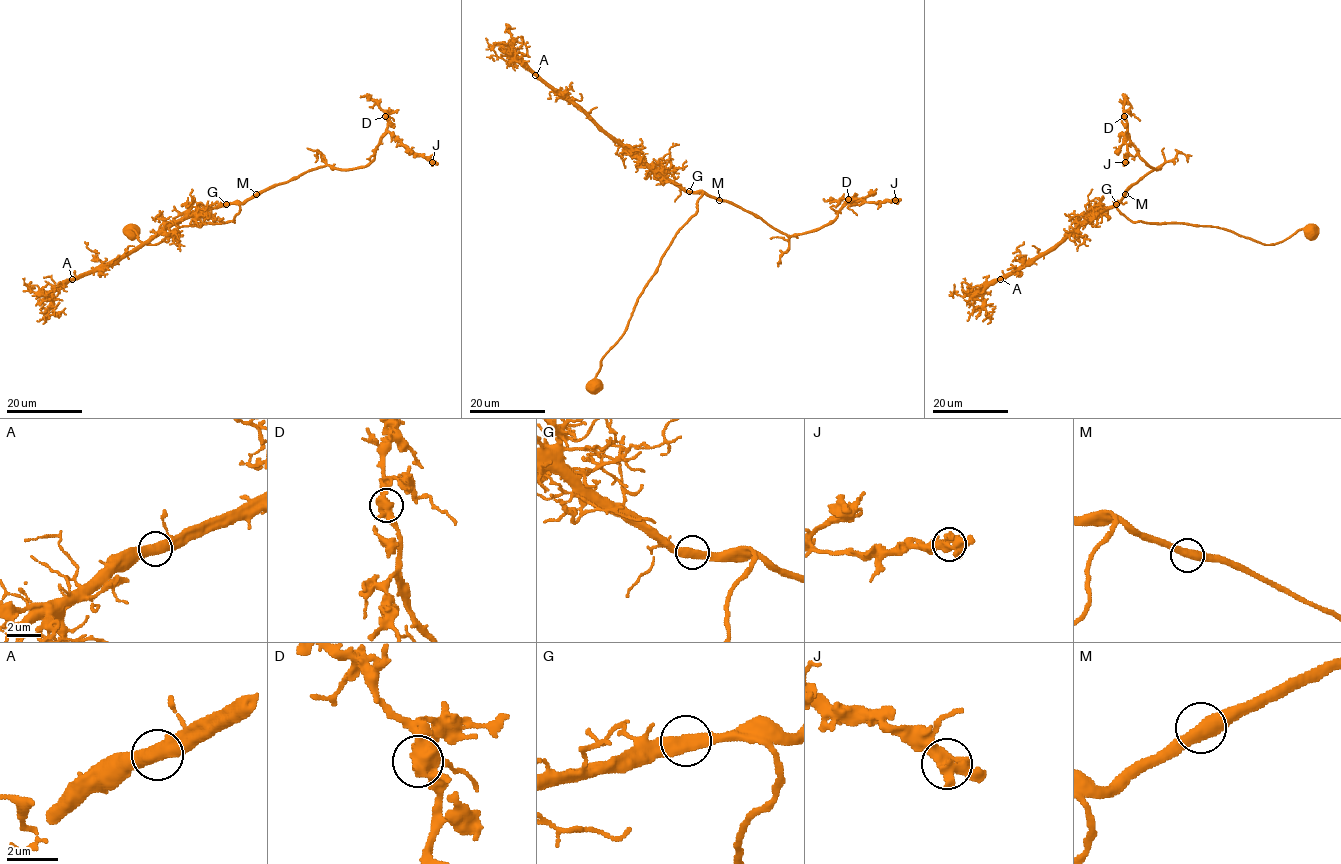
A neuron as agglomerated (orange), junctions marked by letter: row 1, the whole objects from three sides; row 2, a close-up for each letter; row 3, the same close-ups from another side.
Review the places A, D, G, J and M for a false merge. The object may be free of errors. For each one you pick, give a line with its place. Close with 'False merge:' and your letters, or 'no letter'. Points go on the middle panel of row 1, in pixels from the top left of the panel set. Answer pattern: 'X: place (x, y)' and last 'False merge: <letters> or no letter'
False merge: no letter

